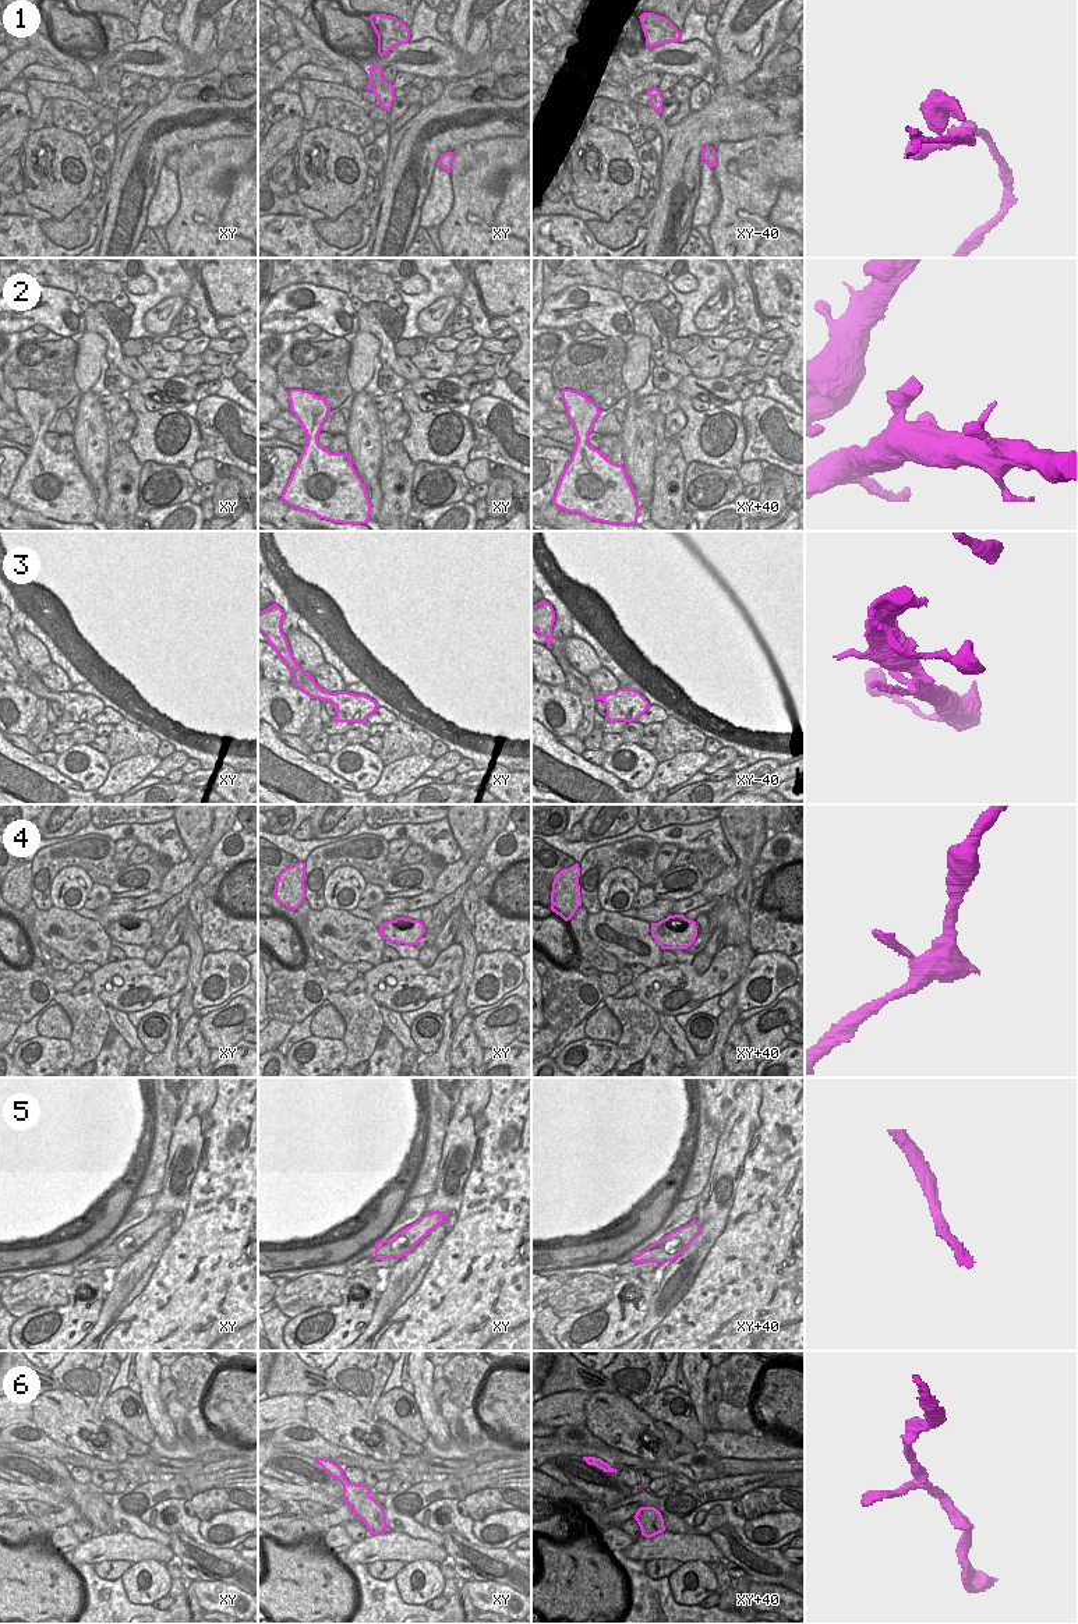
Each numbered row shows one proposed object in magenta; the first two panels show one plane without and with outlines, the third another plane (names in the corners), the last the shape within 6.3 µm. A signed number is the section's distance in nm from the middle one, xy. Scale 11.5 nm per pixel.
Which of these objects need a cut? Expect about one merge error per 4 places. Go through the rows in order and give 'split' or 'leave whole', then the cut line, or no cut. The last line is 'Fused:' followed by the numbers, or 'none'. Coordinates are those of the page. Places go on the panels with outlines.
1: leave whole; cut none
2: leave whole; cut none
3: leave whole; cut none
4: leave whole; cut none
5: split; cut xy (434, 1226), (431, 1228)
6: leave whole; cut none
Fused: 5

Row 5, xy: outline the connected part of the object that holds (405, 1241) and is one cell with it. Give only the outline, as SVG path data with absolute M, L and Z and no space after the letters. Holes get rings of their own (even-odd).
M431 1211L425 1213L418 1221L400 1230L388 1241L379 1239L375 1242L375 1259L386 1260L393 1257L403 1257L410 1253L416 1245L442 1223L448 1221L450 1214Z

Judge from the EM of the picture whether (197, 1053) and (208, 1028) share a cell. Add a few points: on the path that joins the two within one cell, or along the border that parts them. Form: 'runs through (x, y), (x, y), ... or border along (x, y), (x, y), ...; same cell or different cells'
border along (200, 1018), (200, 1032), (204, 1039); different cells

